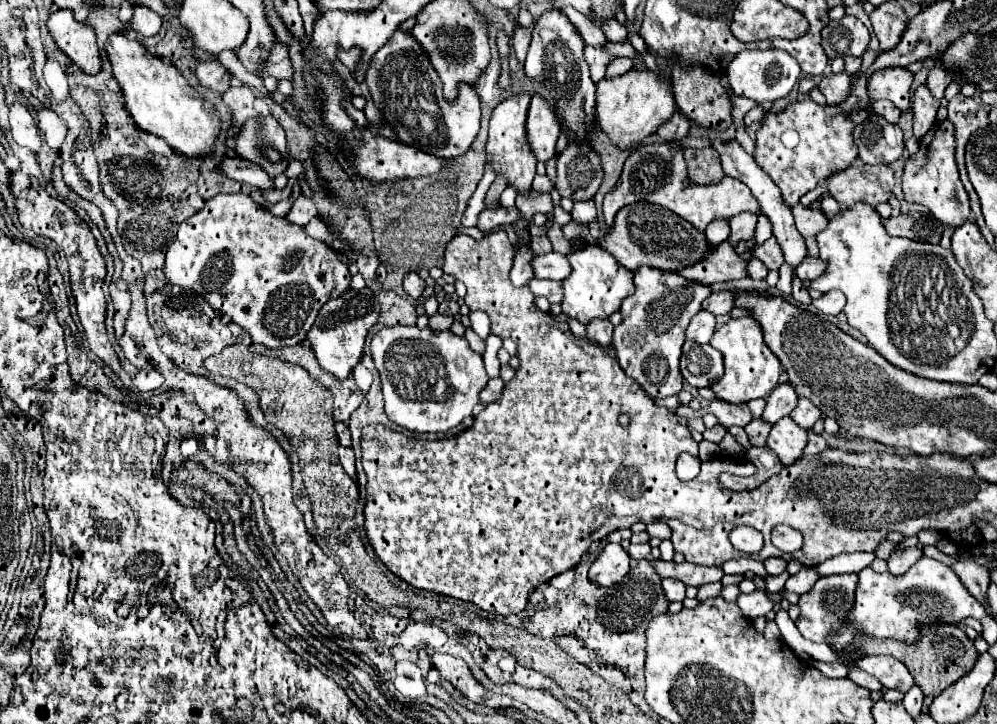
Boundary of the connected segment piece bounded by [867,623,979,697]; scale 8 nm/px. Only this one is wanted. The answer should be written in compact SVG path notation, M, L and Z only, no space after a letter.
M947 623L923 627L921 641L915 643L915 647L907 647L903 643L891 641L891 639L881 639L879 643L871 643L871 651L867 651L867 655L873 655L873 653L893 655L895 659L899 659L909 669L909 673L913 675L915 683L923 689L923 693L933 695L933 697L937 697L951 683L955 683L957 679L967 675L979 657L977 649L973 647L973 641L965 635L965 631L961 627L947 625Z

